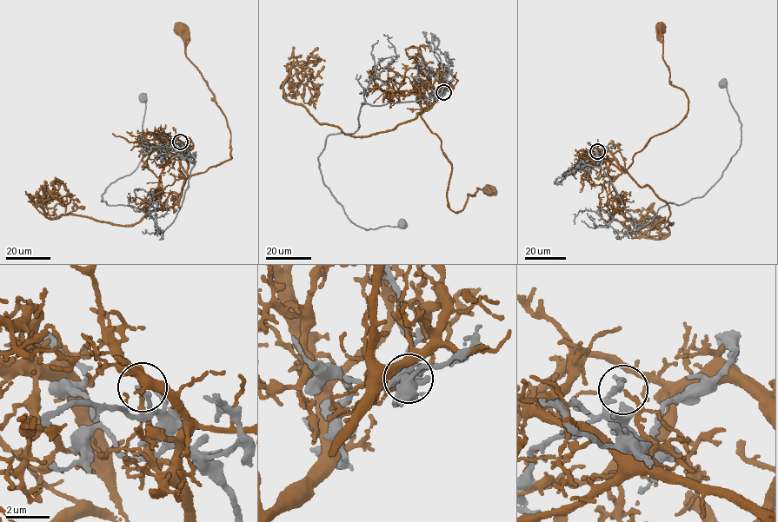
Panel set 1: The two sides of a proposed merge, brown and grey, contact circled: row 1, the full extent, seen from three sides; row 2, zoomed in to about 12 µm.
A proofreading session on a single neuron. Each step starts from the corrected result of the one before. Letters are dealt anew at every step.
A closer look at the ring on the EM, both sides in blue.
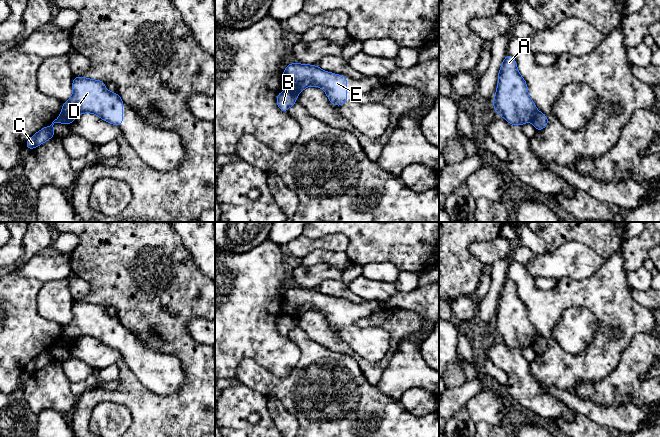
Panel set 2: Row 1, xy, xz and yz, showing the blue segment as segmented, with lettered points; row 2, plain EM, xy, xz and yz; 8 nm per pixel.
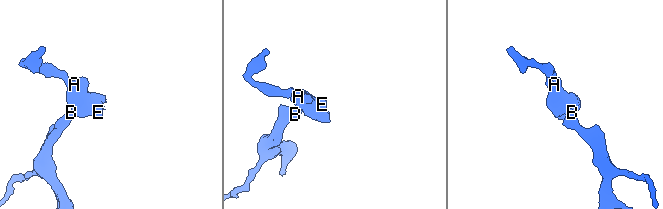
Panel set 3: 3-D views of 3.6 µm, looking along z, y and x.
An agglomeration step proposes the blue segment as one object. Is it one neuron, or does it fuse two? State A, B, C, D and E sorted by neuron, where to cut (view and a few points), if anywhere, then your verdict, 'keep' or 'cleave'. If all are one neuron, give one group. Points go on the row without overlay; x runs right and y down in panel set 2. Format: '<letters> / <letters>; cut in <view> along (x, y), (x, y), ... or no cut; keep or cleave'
A D E / B C; cut in xy along (61, 336), (70, 347); cleave

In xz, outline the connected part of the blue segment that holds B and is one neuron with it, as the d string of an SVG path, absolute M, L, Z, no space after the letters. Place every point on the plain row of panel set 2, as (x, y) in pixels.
M282 315L276 320L279 333L288 336L288 333L297 326L297 320L289 315Z

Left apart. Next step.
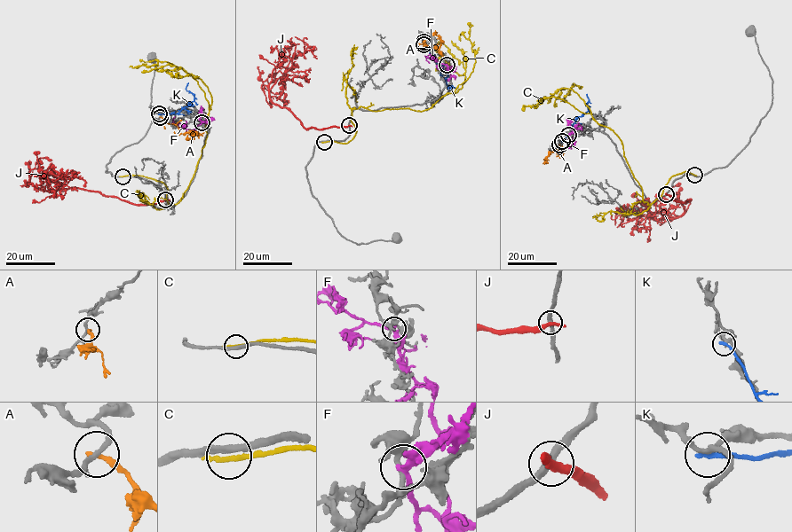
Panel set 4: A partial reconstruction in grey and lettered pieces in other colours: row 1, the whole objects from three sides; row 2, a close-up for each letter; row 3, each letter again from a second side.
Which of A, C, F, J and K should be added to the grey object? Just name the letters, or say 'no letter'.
no letter

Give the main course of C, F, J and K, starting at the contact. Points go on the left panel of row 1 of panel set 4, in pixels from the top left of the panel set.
C: (122, 176), (160, 181), (169, 206), (177, 203), (201, 153), (209, 106), (182, 68), (160, 61), (130, 66)
F: (201, 122), (193, 129), (186, 129), (174, 123), (175, 117)
J: (166, 199), (138, 206), (98, 192), (72, 188), (48, 191), (41, 185), (48, 173), (65, 176), (52, 182)
K: (159, 113), (176, 113), (192, 105), (190, 102), (194, 100), (194, 95), (186, 89), (188, 82)

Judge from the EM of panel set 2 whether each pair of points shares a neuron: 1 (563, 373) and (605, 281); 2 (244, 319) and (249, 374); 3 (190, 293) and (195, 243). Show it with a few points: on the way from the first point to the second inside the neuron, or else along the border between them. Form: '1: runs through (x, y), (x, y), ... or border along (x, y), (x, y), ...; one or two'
1: runs through (592, 362), (624, 338), (626, 332), (615, 310); one
2: border along (267, 370), (245, 358), (234, 377); two
3: border along (181, 239), (196, 267), (204, 275); two

